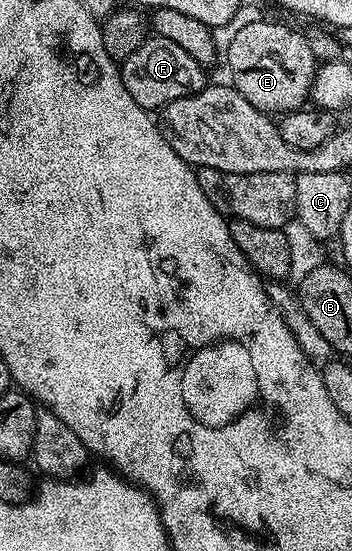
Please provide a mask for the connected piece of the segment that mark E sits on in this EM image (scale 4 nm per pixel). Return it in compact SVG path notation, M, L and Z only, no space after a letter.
M264 17L238 29L234 41L226 44L228 71L235 87L250 105L265 113L299 111L309 102L318 60L312 52L309 36L284 23L267 23Z

